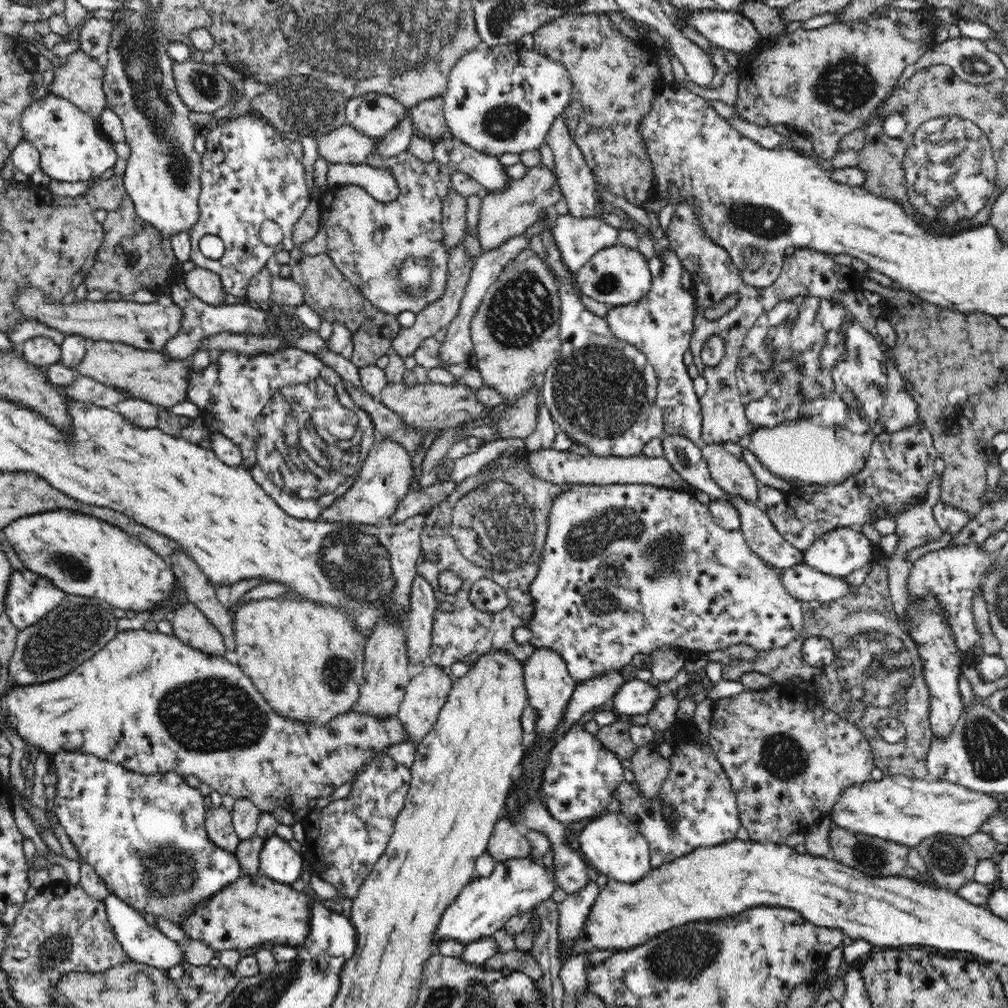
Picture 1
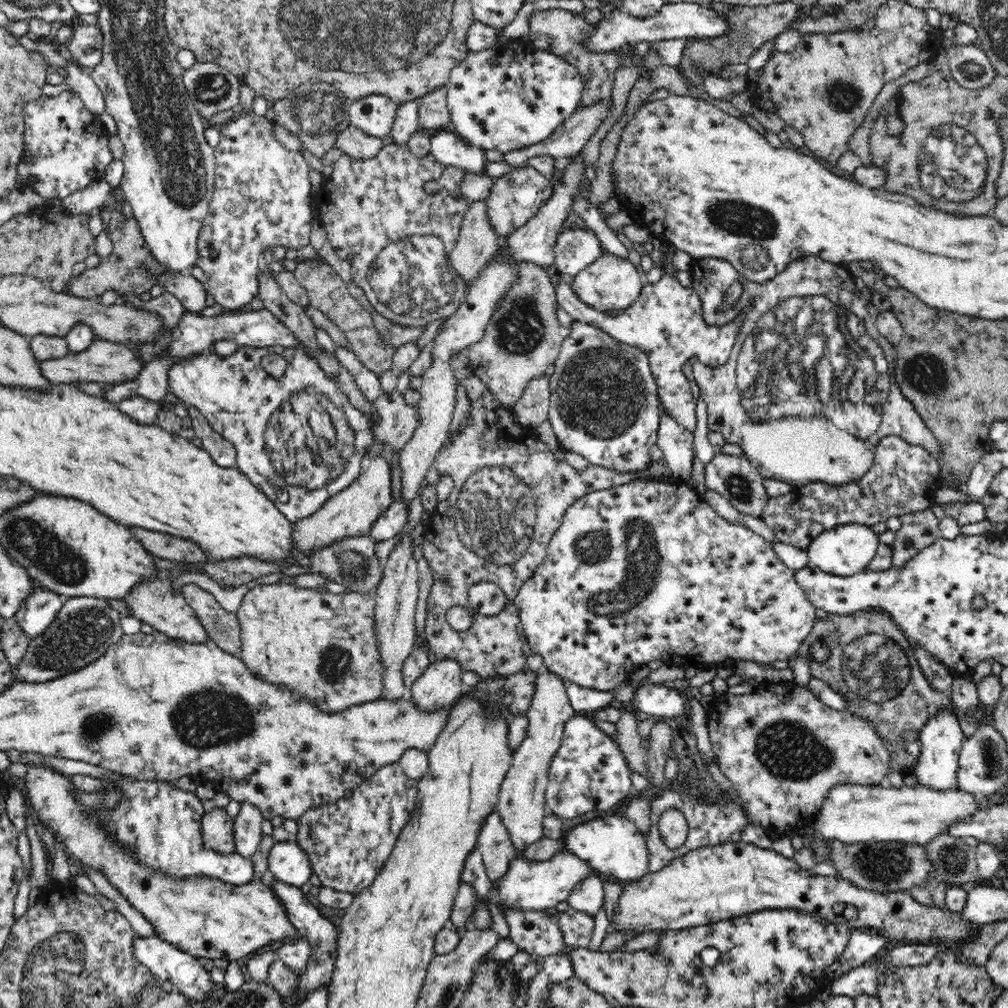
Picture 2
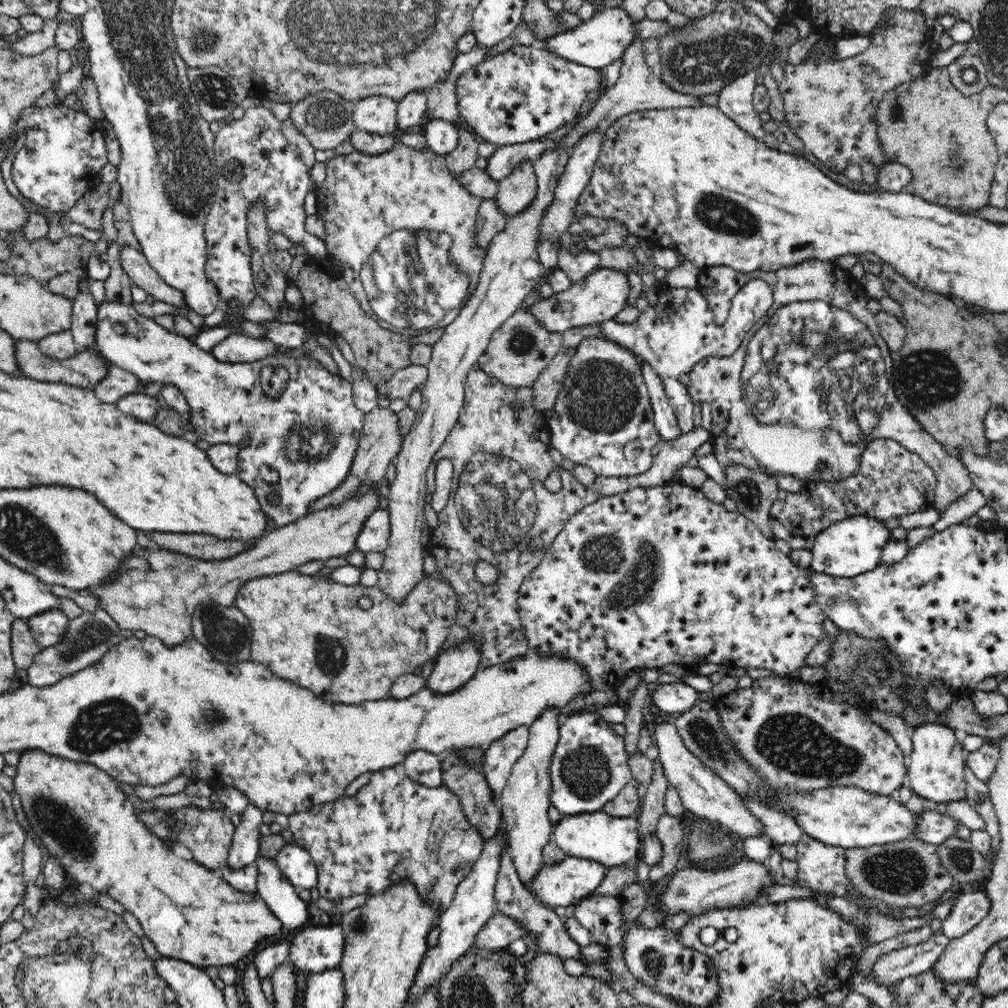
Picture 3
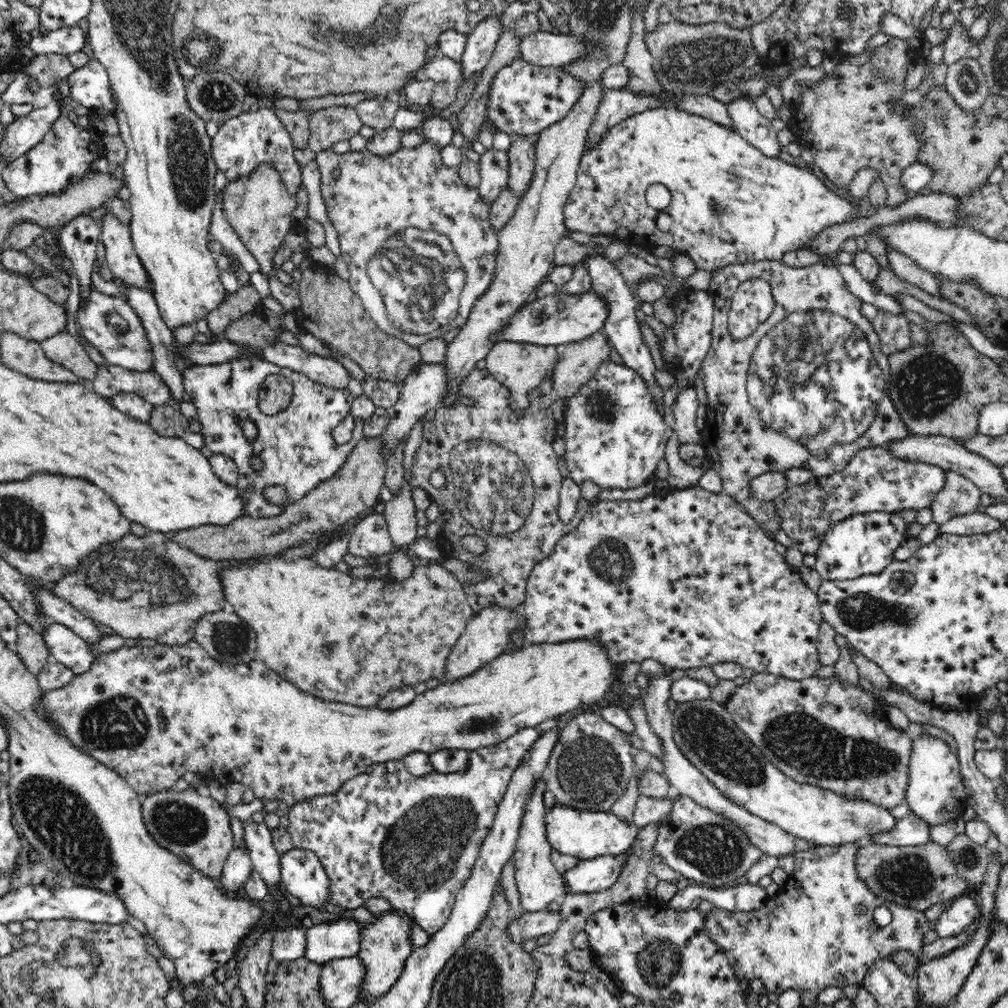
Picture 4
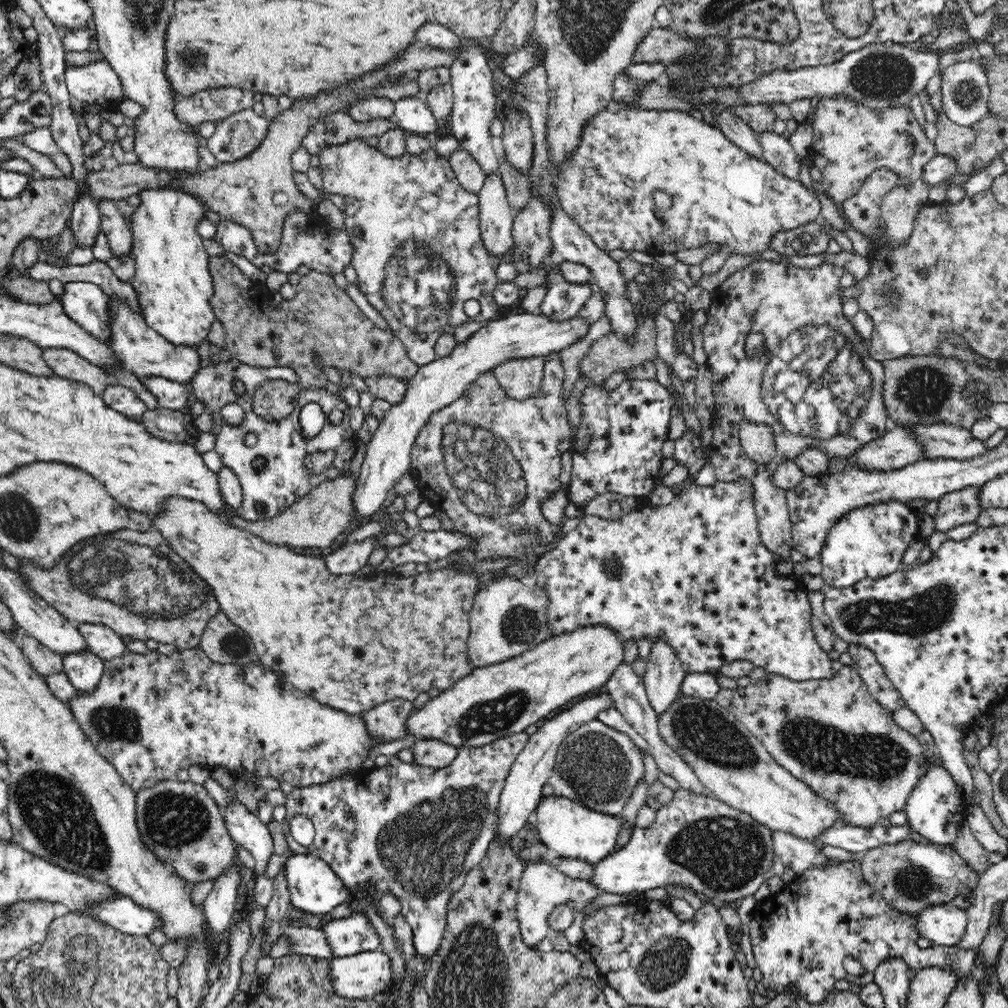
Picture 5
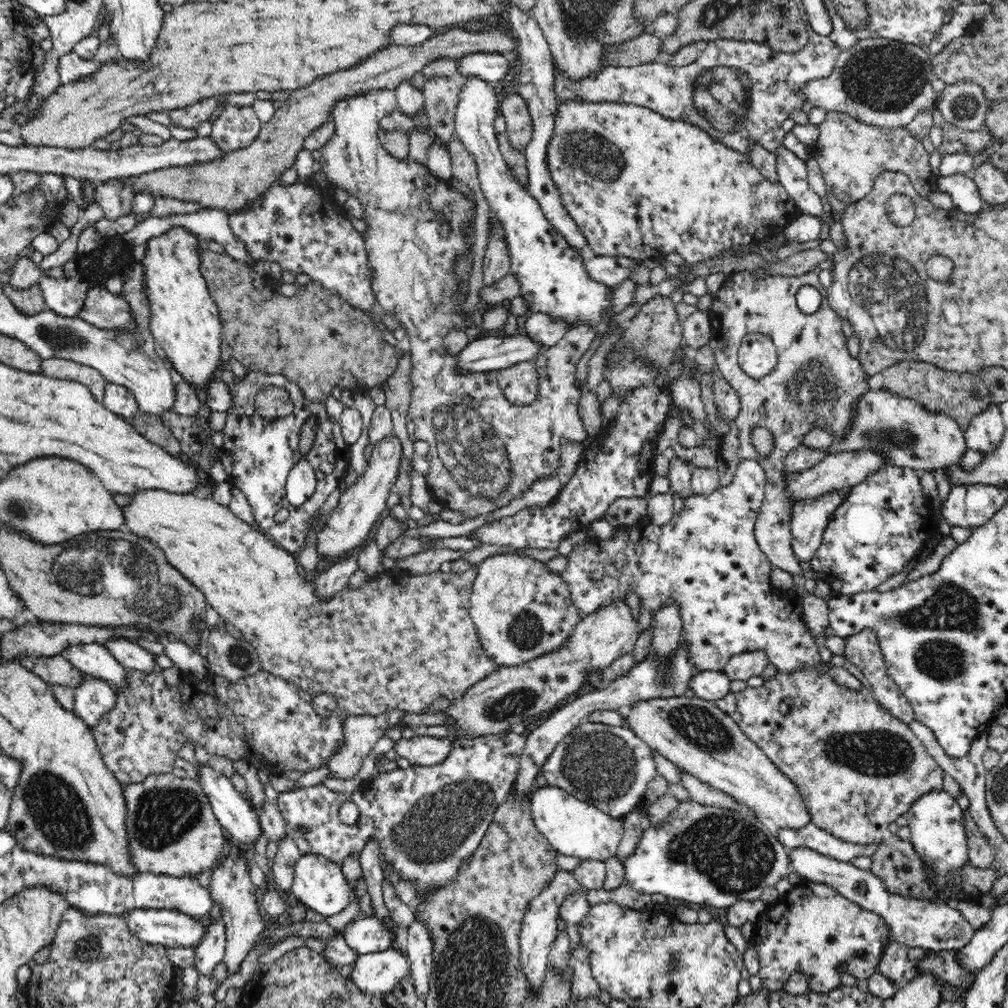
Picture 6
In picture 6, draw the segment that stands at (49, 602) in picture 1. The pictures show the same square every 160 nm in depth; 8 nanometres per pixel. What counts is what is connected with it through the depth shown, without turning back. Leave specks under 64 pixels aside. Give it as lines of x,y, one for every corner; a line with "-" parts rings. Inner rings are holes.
88,677
75,690
74,713
92,730
109,713
117,703
117,691
108,683

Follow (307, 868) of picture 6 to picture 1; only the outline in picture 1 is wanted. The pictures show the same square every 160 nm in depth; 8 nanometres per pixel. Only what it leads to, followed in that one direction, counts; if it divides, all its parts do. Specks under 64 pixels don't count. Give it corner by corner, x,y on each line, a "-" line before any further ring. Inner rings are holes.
275,834
265,839
259,859
259,873
278,883
291,885
304,871
302,855

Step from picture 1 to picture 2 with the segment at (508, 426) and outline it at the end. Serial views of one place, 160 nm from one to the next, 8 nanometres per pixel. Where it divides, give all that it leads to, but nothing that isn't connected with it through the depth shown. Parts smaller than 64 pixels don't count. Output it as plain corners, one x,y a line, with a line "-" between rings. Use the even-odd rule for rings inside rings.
542,374
538,378
532,379
520,400
513,404
513,409
522,426
536,428
544,420
549,419
549,404
550,404
550,376

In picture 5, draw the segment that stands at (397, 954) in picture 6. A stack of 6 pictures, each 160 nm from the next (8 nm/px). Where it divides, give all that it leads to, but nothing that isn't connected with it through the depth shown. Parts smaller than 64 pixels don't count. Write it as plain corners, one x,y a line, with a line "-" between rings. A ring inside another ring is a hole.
382,950
334,957
330,969
334,990
343,998
365,1000
393,985
391,960

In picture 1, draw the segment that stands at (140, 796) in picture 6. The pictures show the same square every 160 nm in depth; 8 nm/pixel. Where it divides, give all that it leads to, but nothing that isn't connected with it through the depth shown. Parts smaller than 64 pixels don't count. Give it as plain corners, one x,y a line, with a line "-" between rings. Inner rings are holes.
223,805
208,808
205,814
205,829
210,841
218,848
234,854
240,839
233,827
231,811

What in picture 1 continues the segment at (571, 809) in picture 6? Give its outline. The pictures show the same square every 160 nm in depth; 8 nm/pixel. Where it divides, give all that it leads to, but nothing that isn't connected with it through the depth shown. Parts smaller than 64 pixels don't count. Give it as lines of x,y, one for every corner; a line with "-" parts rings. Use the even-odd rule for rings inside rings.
621,812
600,814
583,828
578,836
578,842
592,866
608,879
634,883
642,880
653,869
647,838

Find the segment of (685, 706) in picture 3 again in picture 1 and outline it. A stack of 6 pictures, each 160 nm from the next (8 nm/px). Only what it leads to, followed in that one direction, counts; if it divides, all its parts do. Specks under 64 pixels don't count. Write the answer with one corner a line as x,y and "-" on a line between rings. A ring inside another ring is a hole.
632,679
615,693
614,708
620,714
648,714
662,696
663,690
658,689
655,682

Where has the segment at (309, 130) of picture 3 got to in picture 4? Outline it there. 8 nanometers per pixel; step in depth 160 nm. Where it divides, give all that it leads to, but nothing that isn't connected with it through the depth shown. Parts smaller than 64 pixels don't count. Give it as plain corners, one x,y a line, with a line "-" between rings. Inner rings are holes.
332,106
312,114
308,148
315,153
332,149
340,140
350,140
364,126
355,108

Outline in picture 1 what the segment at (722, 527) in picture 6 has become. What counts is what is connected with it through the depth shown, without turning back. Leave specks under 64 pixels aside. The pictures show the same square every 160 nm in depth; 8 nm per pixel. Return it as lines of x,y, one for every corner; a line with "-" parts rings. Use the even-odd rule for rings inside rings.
615,483
614,485
578,485
574,490
570,492
564,492
560,498
556,498
554,506
550,509
549,514
549,530
548,536
543,544
542,560
539,562
539,569
537,570
537,575
533,578
530,584
530,597
531,602
533,602
532,614
530,614
530,622
528,622
528,628
532,631
533,638
531,640
531,645
535,649
548,649
554,653
558,653
558,657
562,657
564,663
566,663
566,669
568,669
568,674
570,677
577,682
577,684
585,683
587,680
601,677
604,675
609,675
616,671
616,673
621,673
622,669
630,666
632,664
632,659
636,654
647,654
650,655
654,651
659,651
660,649
674,649
680,651
682,655
689,656
690,653
705,653
705,652
716,652
716,650
726,650
729,646
734,646
734,644
747,644
752,646
752,648
757,651
769,651
772,649
779,649
788,646
797,636
801,633
802,627
804,626
804,617
806,611
802,609
803,602
793,598
786,587
782,584
781,570
772,566
766,562
763,557
758,554
755,550
749,547
746,540
746,534
742,530
725,530
722,526
719,526
712,517
709,506
702,504
696,498
690,496
682,490
670,490
664,487
654,487
651,485
642,485
641,483

